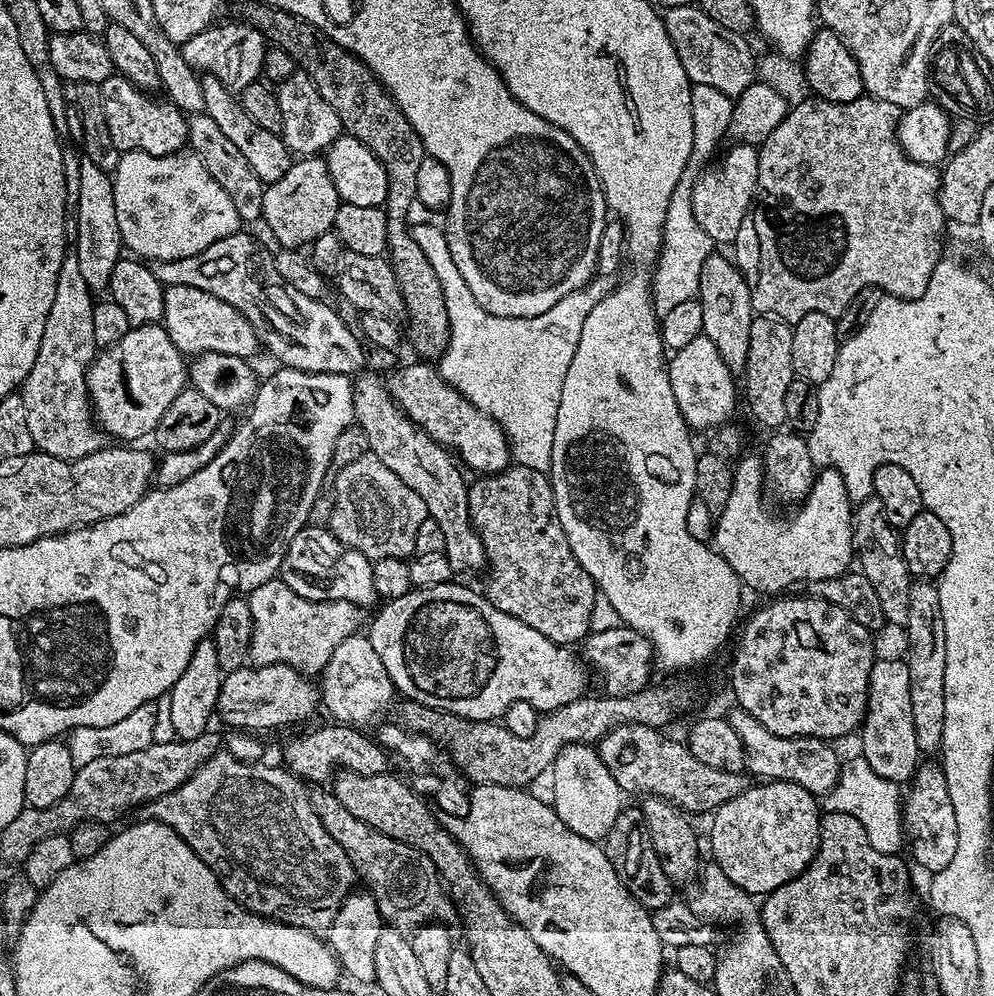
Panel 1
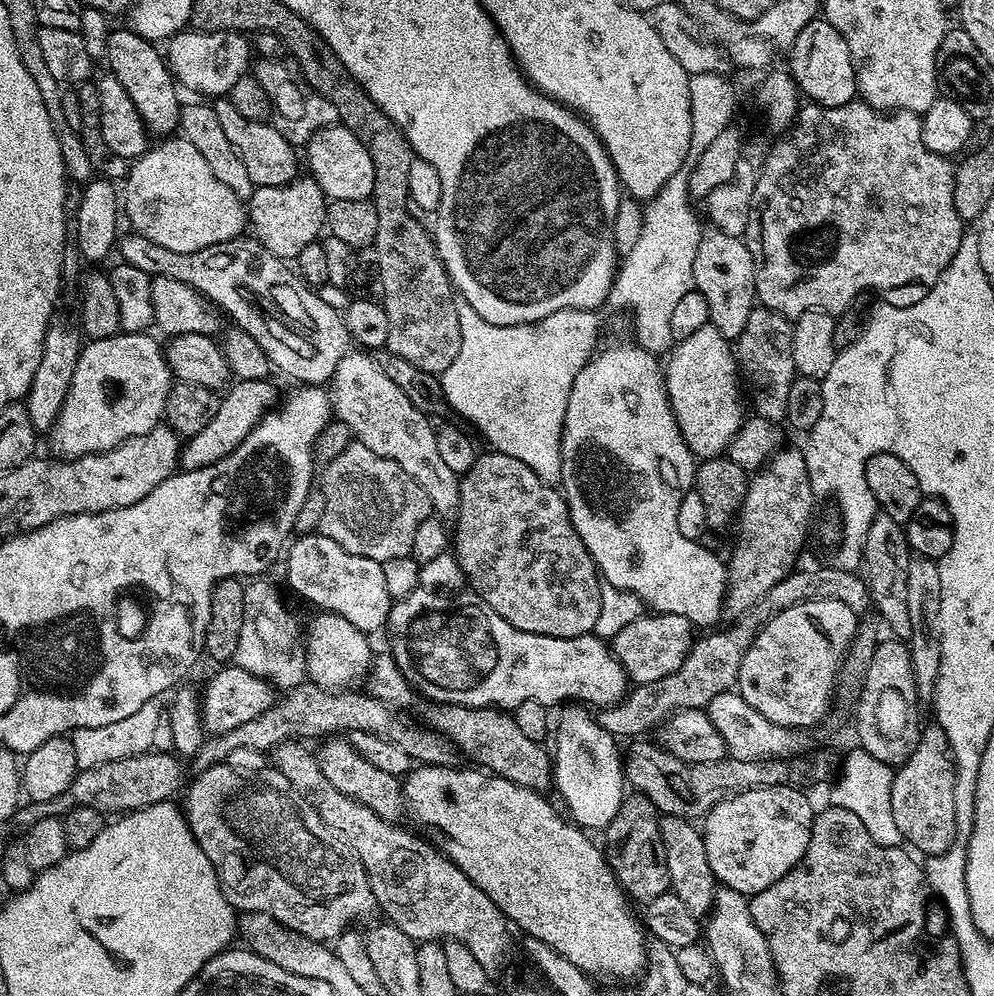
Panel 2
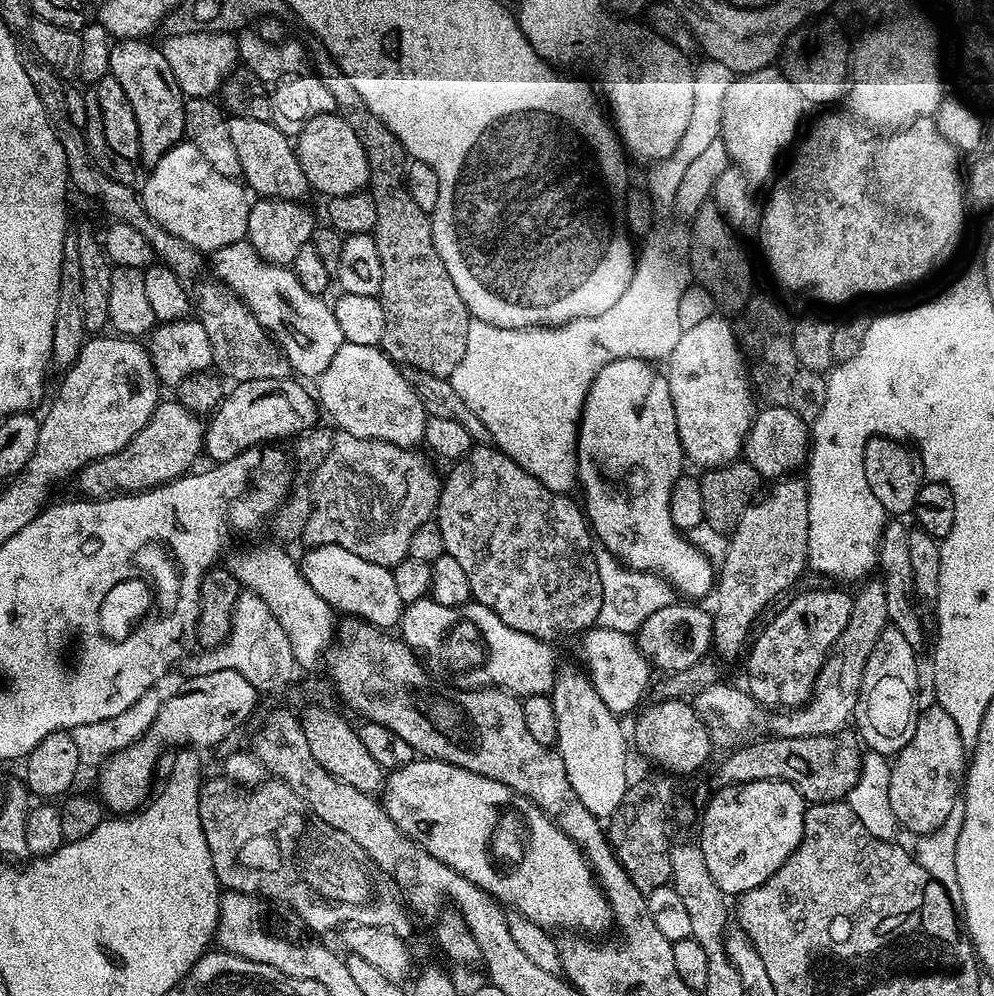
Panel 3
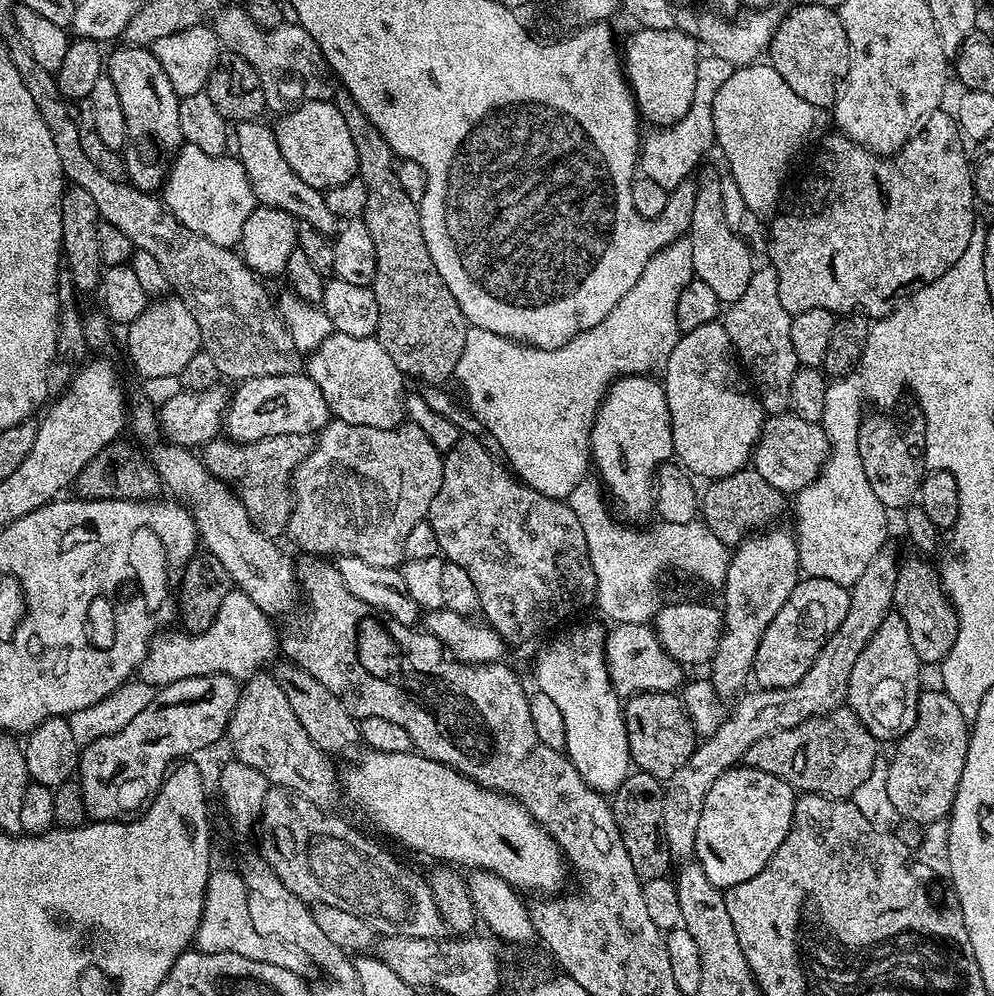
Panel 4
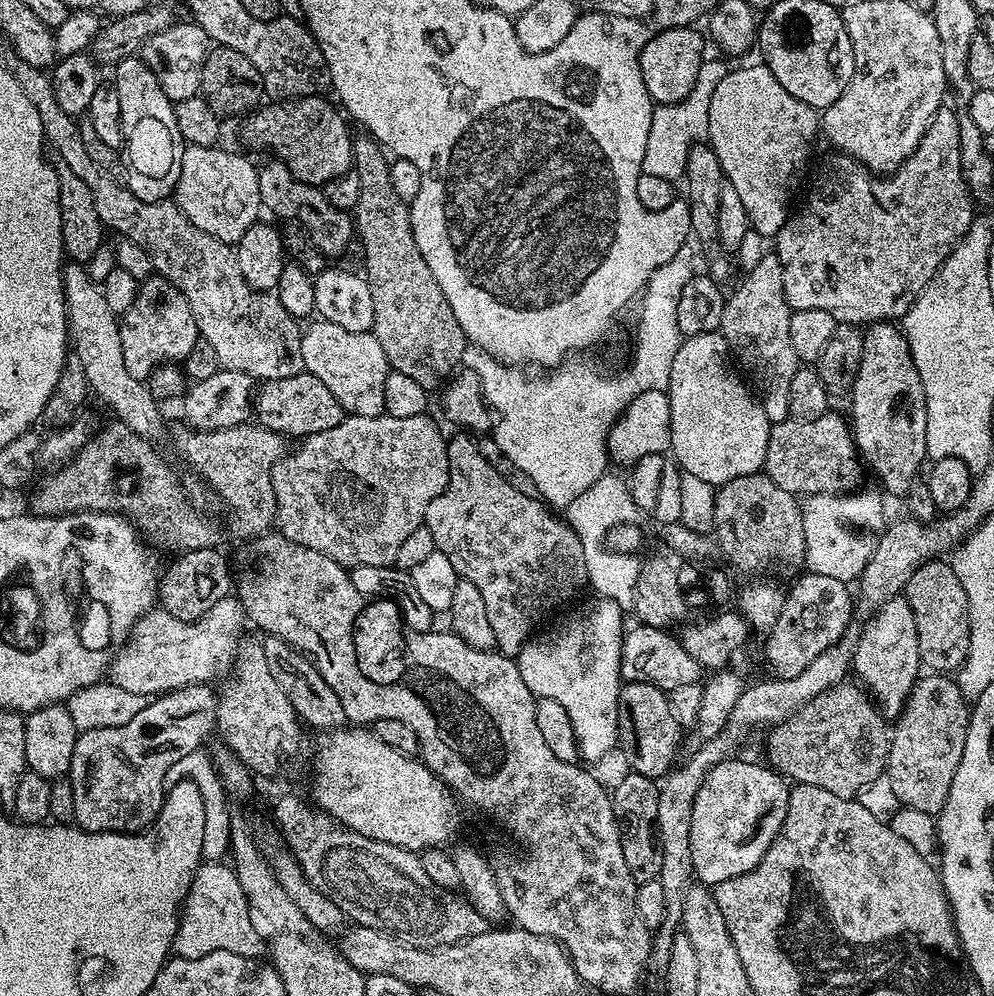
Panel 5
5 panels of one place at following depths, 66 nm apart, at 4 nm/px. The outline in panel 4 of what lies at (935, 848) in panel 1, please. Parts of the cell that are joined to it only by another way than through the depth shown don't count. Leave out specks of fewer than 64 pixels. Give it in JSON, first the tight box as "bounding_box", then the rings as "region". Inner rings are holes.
{"bounding_box":[886,690,970,826],"region":[[[943,690],[936,692],[921,691],[918,706],[918,718],[914,726],[895,745],[896,753],[887,761],[889,777],[886,780],[887,793],[894,802],[898,814],[905,820],[913,820],[919,826],[941,823],[952,811],[952,803],[958,794],[958,782],[962,782],[962,766],[966,766],[970,722],[954,706],[954,701]]]}

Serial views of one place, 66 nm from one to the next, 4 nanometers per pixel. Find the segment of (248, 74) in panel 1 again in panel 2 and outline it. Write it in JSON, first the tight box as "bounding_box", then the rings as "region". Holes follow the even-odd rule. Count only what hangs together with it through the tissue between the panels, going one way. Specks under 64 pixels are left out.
{"bounding_box":[166,30,254,98],"region":[[[185,30],[167,41],[166,59],[181,89],[189,88],[200,98],[224,98],[231,93],[234,82],[249,71],[254,60],[254,48],[243,32]]]}

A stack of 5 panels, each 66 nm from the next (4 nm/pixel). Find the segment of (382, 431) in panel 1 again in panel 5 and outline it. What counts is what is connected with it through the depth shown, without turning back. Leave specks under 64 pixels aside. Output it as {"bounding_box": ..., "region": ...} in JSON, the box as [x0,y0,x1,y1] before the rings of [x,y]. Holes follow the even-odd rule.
{"bounding_box":[300,318,390,416],"region":[[[316,318],[300,333],[304,371],[314,374],[334,394],[345,413],[354,416],[378,416],[385,411],[383,391],[390,365],[378,338],[371,332],[345,330],[334,322]]]}

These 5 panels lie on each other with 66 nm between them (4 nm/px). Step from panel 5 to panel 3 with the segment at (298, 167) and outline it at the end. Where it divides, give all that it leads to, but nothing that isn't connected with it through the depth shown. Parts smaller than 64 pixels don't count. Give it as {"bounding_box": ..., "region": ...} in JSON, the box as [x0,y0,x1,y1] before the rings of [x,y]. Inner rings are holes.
{"bounding_box":[294,112,368,198],"region":[[[336,112],[318,114],[310,118],[299,129],[300,137],[295,137],[294,147],[302,174],[306,174],[309,189],[321,192],[324,198],[345,196],[361,191],[368,183],[368,152],[362,150],[354,130]]]}

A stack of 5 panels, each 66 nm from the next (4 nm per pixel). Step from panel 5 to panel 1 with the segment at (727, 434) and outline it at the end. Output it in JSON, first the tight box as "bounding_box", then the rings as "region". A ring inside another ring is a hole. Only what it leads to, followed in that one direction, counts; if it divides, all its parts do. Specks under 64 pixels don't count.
{"bounding_box":[668,335,738,432],"region":[[[704,335],[699,336],[683,350],[673,353],[668,365],[674,398],[689,429],[708,432],[731,421],[736,406],[736,396],[738,400],[738,386],[737,383],[735,386],[734,374],[722,361],[714,342]]]}

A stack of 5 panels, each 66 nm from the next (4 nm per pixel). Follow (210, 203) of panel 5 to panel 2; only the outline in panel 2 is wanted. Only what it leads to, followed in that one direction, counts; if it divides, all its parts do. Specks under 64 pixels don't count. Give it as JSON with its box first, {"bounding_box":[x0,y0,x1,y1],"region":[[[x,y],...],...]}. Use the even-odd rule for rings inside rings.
{"bounding_box":[122,138,246,254],"region":[[[168,138],[148,151],[128,169],[128,178],[122,184],[122,212],[130,223],[131,231],[142,234],[142,238],[150,238],[150,242],[158,242],[158,246],[166,246],[166,250],[174,250],[178,254],[190,254],[202,250],[206,246],[214,246],[218,242],[235,240],[246,228],[246,204],[236,197],[230,186],[218,182],[206,158],[198,154],[194,142],[183,138]]]}

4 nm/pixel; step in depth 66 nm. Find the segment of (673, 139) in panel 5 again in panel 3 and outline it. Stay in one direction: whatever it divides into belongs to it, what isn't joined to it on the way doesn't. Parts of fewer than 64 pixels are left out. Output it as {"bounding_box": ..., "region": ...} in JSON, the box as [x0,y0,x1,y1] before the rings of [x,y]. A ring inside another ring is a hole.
{"bounding_box":[647,59,734,205],"region":[[[705,59],[704,64],[696,64],[692,77],[694,78],[694,110],[690,113],[690,126],[686,128],[686,134],[682,136],[682,142],[670,154],[670,158],[661,160],[649,167],[647,191],[657,205],[675,205],[678,186],[686,178],[686,169],[690,167],[690,162],[694,158],[704,156],[710,142],[721,139],[722,132],[722,110],[725,105],[726,94],[729,93],[730,86],[734,79],[734,73],[730,66],[722,66],[722,62]]]}

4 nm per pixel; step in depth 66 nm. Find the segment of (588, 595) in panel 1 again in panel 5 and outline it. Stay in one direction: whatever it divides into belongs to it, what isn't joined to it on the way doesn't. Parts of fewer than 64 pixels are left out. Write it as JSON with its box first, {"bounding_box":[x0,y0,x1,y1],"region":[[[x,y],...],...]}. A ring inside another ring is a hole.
{"bounding_box":[423,430,588,657],"region":[[[460,430],[456,434],[448,440],[448,485],[430,506],[426,506],[423,527],[430,530],[436,551],[450,558],[450,566],[454,566],[457,577],[469,580],[481,591],[496,636],[495,647],[505,656],[515,657],[537,631],[540,616],[570,599],[580,587],[585,587],[588,574],[582,542],[571,525],[559,515],[556,517],[545,501],[522,494],[522,490],[514,490],[514,486],[482,458],[477,441],[467,431]]]}

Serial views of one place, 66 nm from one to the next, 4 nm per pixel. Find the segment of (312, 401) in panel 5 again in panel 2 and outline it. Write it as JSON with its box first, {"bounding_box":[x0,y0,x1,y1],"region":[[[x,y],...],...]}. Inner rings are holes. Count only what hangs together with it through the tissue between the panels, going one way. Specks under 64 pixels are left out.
{"bounding_box":[179,379,277,472],"region":[[[267,379],[236,380],[221,395],[218,414],[214,414],[214,419],[205,428],[198,430],[198,434],[187,437],[183,441],[180,450],[179,467],[183,471],[189,472],[195,468],[210,466],[214,462],[229,456],[250,434],[250,430],[254,430],[254,426],[258,426],[261,418],[277,403],[276,388],[268,383]]]}

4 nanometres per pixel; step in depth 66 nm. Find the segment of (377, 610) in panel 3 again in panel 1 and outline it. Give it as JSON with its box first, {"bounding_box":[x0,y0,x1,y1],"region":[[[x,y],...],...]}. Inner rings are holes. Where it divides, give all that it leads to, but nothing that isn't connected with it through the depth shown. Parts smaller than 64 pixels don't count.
{"bounding_box":[278,526,377,606],"region":[[[305,526],[290,542],[284,555],[278,576],[302,598],[311,600],[341,600],[351,604],[367,606],[377,599],[374,588],[372,561],[358,550],[346,548],[344,543],[327,527]]]}

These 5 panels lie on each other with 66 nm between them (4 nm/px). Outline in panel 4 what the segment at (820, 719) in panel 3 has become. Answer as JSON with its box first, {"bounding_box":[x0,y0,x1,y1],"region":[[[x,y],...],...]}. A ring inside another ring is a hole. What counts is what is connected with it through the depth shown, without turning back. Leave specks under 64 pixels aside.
{"bounding_box":[662,547,899,862],"region":[[[881,547],[870,564],[866,566],[861,577],[851,585],[847,614],[839,630],[831,635],[810,668],[805,669],[799,677],[798,688],[800,684],[805,717],[824,716],[847,701],[848,683],[854,665],[858,662],[858,657],[866,648],[870,638],[874,636],[874,632],[881,626],[883,619],[893,609],[894,583],[897,582],[898,568],[899,561],[895,550]],[[755,690],[749,696],[741,695],[735,701],[736,713],[729,715],[720,724],[713,736],[707,737],[697,747],[696,753],[667,781],[662,802],[662,822],[664,823],[664,840],[668,843],[668,853],[673,861],[688,862],[696,855],[698,838],[698,818],[702,818],[702,802],[710,794],[710,786],[727,768],[737,767],[743,761],[744,749],[758,738],[775,736],[777,732],[789,727],[790,719],[776,707],[788,700],[789,693],[784,690]]]}

